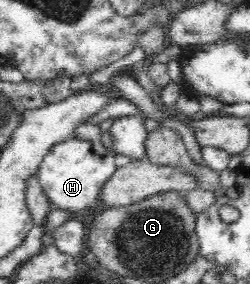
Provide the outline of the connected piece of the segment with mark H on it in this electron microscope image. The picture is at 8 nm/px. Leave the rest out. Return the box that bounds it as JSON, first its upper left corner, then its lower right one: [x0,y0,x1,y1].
[38,138,116,213]

